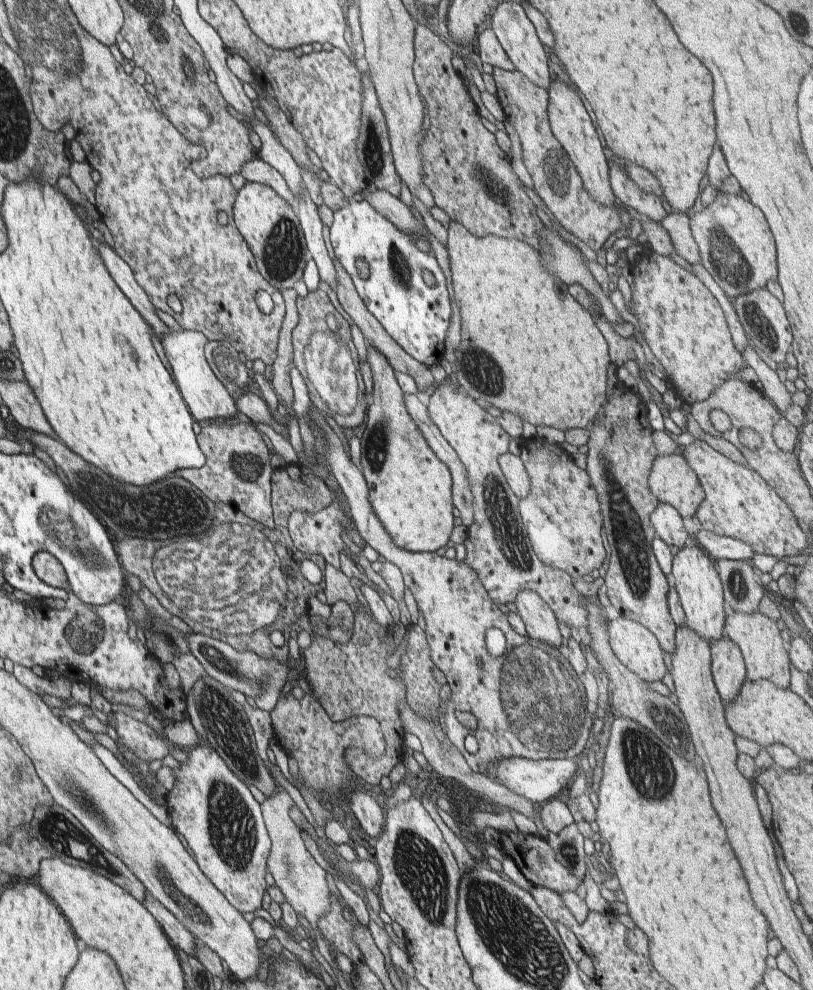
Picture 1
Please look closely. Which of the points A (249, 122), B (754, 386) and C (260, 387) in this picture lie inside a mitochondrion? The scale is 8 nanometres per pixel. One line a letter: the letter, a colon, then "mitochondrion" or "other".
A: other
B: other
C: other

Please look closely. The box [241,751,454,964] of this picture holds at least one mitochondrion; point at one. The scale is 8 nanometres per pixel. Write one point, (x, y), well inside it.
(419, 868)

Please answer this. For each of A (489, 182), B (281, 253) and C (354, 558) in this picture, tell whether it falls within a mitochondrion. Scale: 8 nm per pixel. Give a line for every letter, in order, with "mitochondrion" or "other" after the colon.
A: mitochondrion
B: mitochondrion
C: other

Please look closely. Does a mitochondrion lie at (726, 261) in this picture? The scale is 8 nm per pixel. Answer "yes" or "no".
yes

